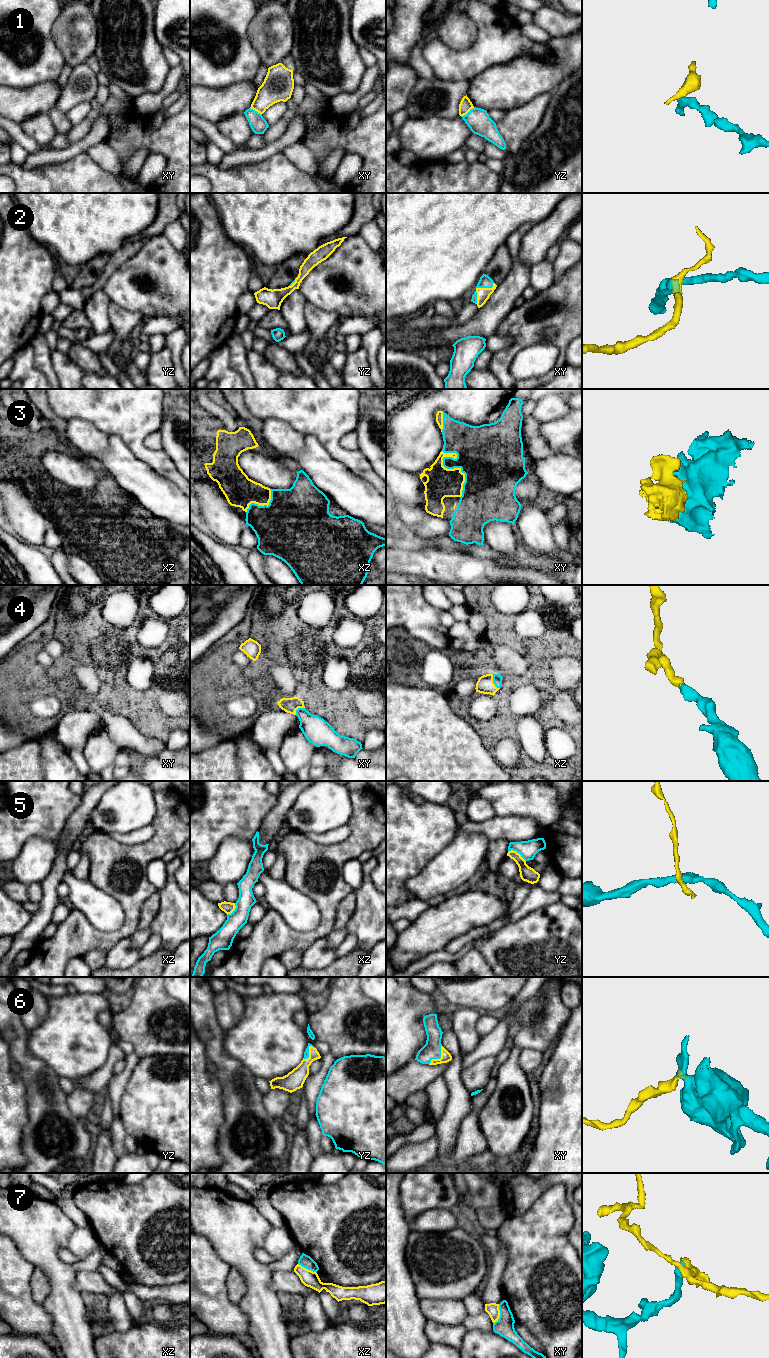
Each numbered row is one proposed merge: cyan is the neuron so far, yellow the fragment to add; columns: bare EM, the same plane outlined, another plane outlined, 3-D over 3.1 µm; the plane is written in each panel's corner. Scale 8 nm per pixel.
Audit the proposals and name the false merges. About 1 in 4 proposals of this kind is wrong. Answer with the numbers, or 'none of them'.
1, 5, 7

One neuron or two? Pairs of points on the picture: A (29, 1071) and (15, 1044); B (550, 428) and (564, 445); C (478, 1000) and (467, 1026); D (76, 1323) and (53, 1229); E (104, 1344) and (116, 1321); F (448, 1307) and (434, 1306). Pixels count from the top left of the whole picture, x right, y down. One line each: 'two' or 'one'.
A: one
B: one
C: two
D: one
E: two
F: one

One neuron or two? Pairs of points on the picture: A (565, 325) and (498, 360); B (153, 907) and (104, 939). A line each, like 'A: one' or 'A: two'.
A: one
B: two

